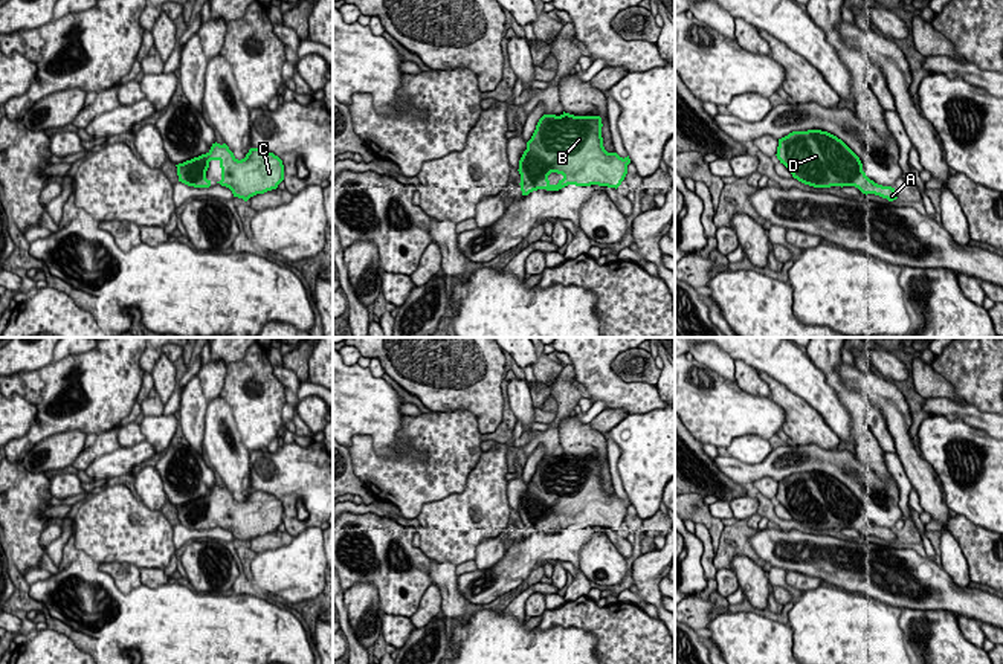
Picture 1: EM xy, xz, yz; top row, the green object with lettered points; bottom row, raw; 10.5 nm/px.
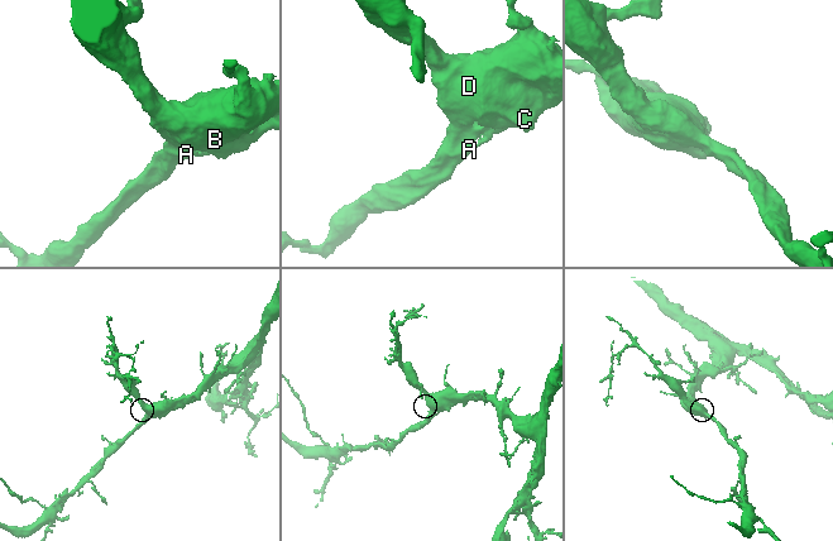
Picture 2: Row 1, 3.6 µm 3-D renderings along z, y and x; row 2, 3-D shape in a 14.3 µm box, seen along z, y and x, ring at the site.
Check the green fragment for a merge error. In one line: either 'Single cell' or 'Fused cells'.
Single cell

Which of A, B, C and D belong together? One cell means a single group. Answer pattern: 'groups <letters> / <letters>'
groups A B C D

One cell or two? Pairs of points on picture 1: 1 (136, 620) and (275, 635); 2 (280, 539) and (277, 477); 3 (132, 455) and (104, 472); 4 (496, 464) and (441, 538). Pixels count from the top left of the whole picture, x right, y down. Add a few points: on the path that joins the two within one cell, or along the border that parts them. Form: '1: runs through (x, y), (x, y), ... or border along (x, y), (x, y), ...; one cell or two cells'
1: runs through (171, 626), (183, 634), (240, 634); one cell
2: border along (286, 530), (293, 536); two cells
3: runs through (125, 458), (110, 466); one cell
4: runs through (486, 483), (486, 490), (460, 519); one cell

